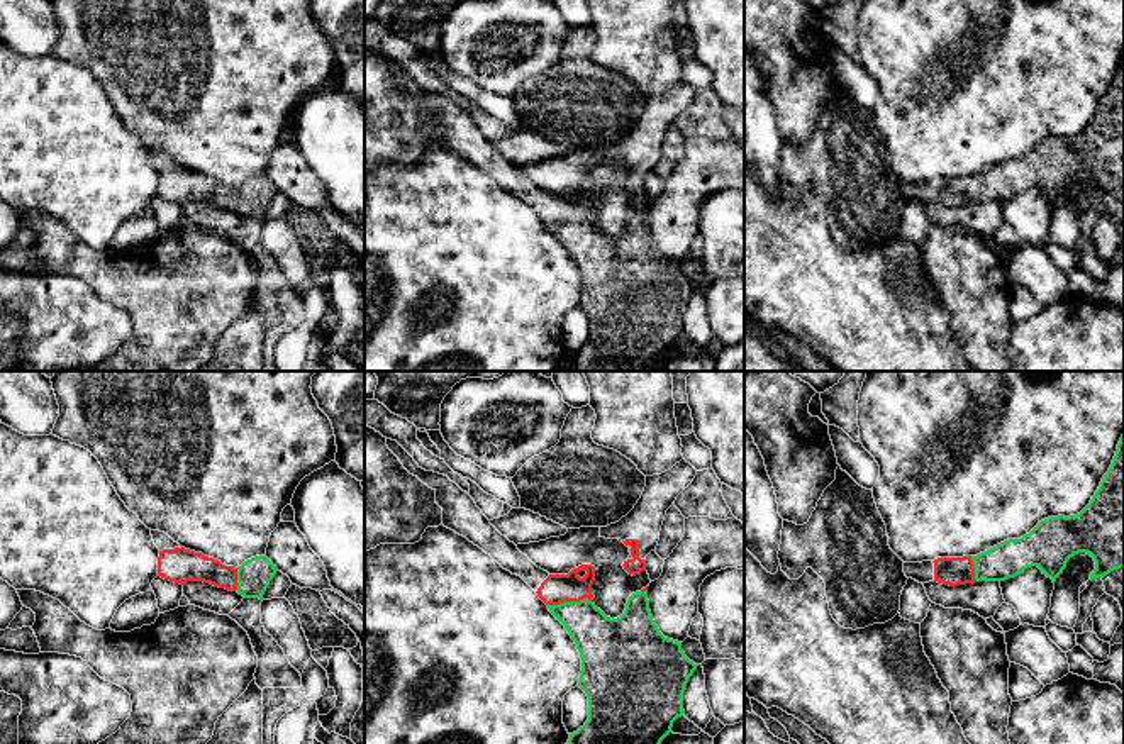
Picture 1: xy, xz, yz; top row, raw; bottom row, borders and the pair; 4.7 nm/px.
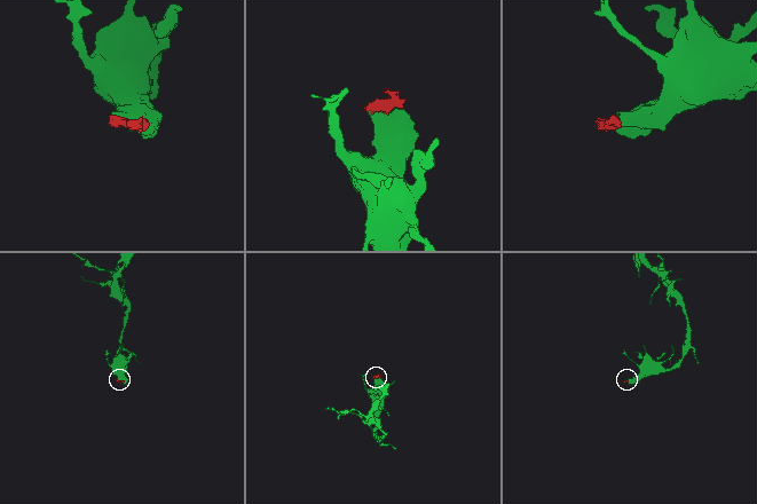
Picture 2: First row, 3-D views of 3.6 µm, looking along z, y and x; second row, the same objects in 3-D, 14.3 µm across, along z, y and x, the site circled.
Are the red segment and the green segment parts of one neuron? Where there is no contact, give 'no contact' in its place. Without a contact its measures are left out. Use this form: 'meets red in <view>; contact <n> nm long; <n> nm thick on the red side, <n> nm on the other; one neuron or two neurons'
meets red in xz; contact 220 nm long; 140 nm thick on the red side, 240 nm on the other; one neuron

